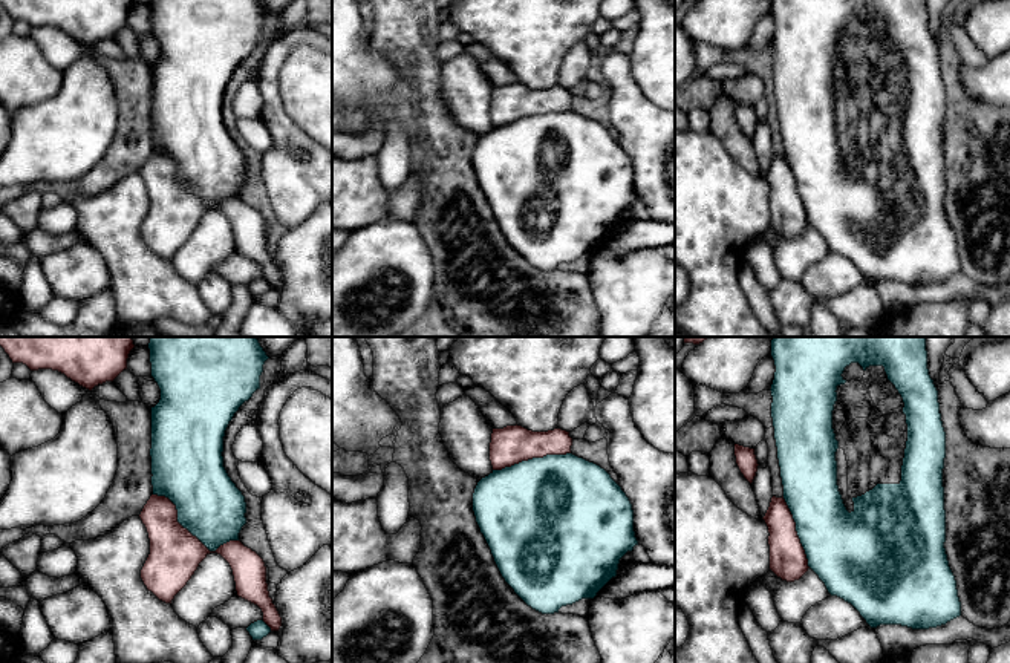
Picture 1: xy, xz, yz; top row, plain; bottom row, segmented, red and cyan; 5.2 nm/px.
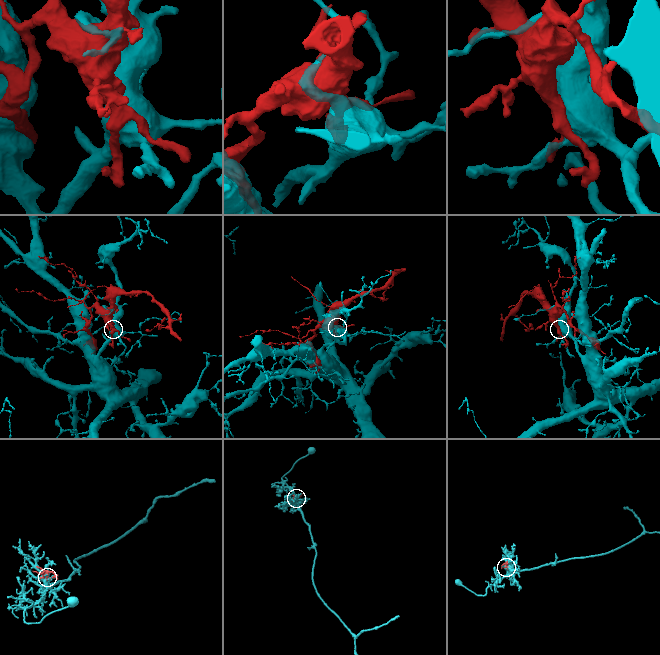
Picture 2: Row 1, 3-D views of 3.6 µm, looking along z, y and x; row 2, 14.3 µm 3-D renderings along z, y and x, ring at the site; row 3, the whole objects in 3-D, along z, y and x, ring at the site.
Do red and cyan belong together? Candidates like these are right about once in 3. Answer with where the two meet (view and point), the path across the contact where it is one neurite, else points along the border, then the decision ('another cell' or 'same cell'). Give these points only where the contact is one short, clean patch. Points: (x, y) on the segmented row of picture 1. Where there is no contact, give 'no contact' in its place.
xy (188, 532) | another cell

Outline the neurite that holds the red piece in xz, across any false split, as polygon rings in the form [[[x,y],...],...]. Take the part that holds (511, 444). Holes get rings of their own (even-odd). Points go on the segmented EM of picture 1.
[[[517,424],[507,426],[493,429],[490,461],[493,470],[502,470],[533,458],[571,453],[571,446],[569,432],[562,429],[533,432]]]

